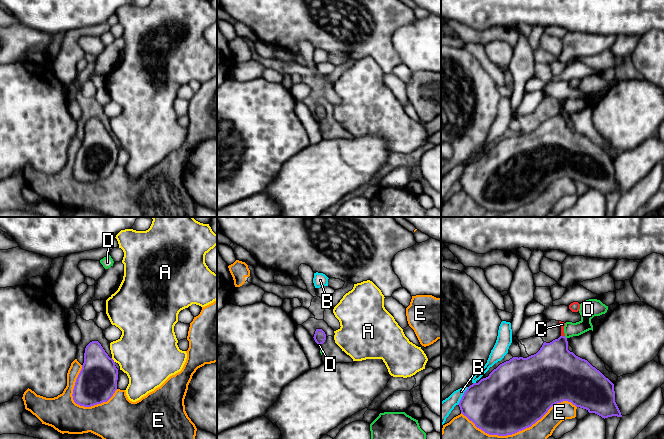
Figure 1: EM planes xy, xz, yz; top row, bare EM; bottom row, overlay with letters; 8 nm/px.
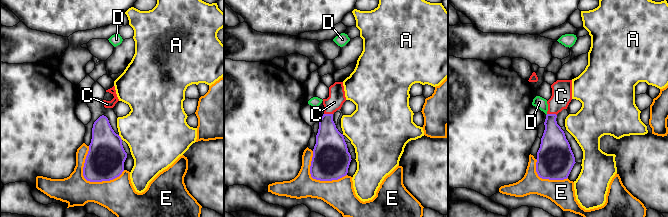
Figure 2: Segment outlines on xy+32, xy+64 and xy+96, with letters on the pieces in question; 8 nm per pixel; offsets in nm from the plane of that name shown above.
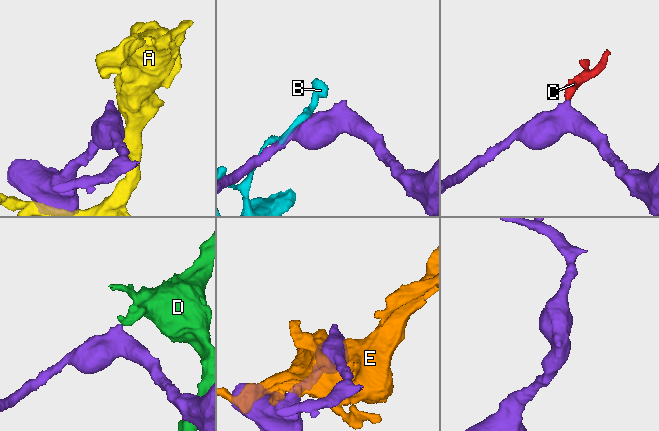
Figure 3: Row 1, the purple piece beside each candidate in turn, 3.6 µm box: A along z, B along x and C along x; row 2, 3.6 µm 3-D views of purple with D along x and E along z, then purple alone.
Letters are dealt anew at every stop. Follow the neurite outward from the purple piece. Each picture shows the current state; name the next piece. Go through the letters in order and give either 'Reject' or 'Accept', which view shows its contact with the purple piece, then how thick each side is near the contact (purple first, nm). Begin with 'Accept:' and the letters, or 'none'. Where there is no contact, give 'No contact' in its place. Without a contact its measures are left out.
Accept: C
A: Reject. Touches purple in xy. Thickness 320 nm (purple) against 440 nm
B: Reject. Touches purple in yz. Thickness 420 nm (purple) against 140 nm
C: Accept. Touches purple in yz. Thickness 340 nm (purple) against 50 nm
D: Reject. Touches purple in yz. Thickness 360 nm (purple) against 110 nm
E: Reject. Touches purple in yz. Thickness 500 nm (purple) against 160 nm

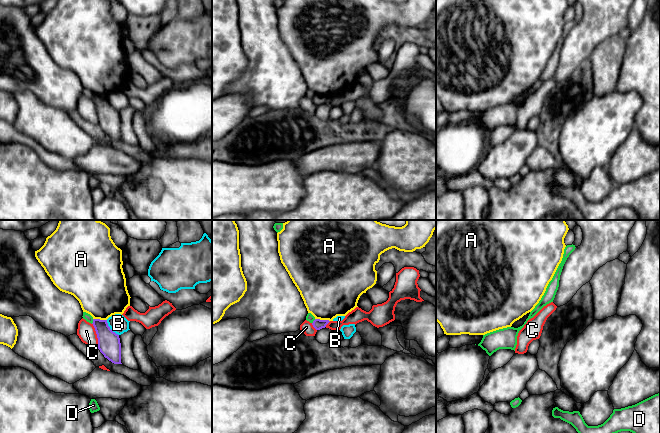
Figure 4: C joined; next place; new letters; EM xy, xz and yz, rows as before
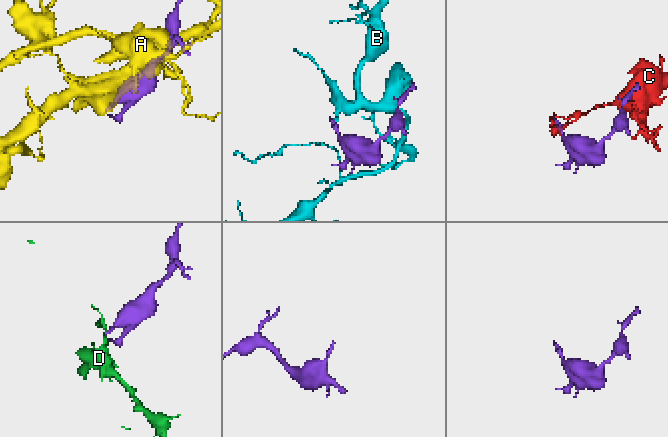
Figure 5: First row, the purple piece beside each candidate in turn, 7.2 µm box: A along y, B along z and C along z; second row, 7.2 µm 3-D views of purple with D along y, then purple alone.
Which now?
Accept: none
A: Reject. Touches purple in xz. Thickness 90 nm (purple) against 440 nm
B: Reject. Touches purple in xy. Thickness 180 nm (purple) against 150 nm
C: Reject. Touches purple in xy. Thickness 180 nm (purple) against 140 nm
D: Reject. Touches purple in xy. Thickness 180 nm (purple) against 60 nm

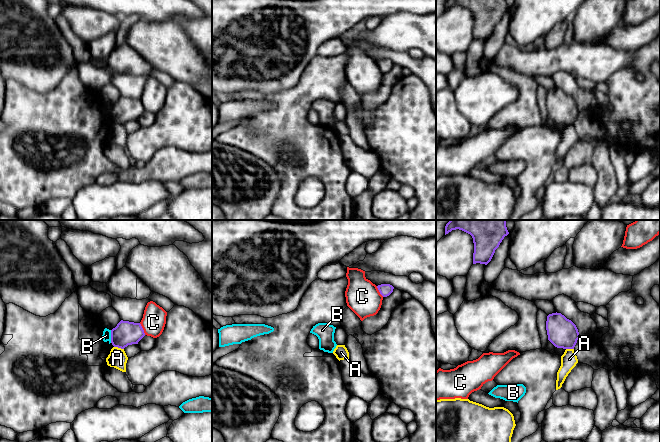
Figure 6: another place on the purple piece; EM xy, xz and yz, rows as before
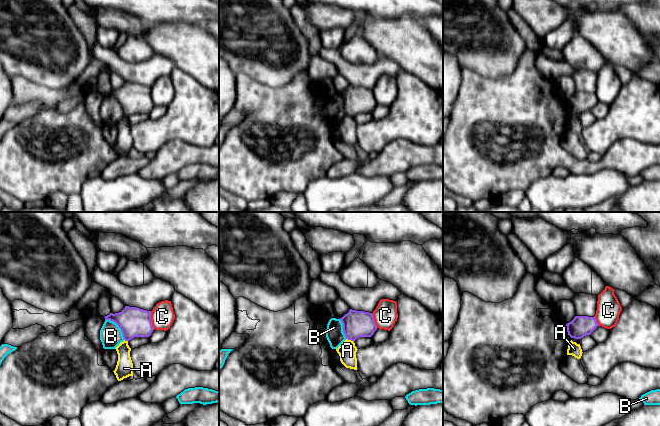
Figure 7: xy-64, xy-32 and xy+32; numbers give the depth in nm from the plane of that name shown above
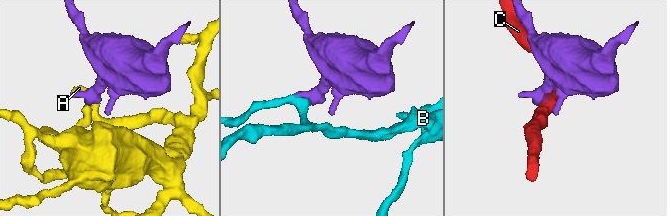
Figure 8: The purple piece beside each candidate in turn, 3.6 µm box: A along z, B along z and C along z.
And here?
Accept: none
A: Reject. Touches purple in xy. Thickness 190 nm (purple) against 150 nm
B: Reject. Touches purple in xy. Thickness 190 nm (purple) against 70 nm
C: Reject. Touches purple in xy. Thickness 190 nm (purple) against 190 nm

